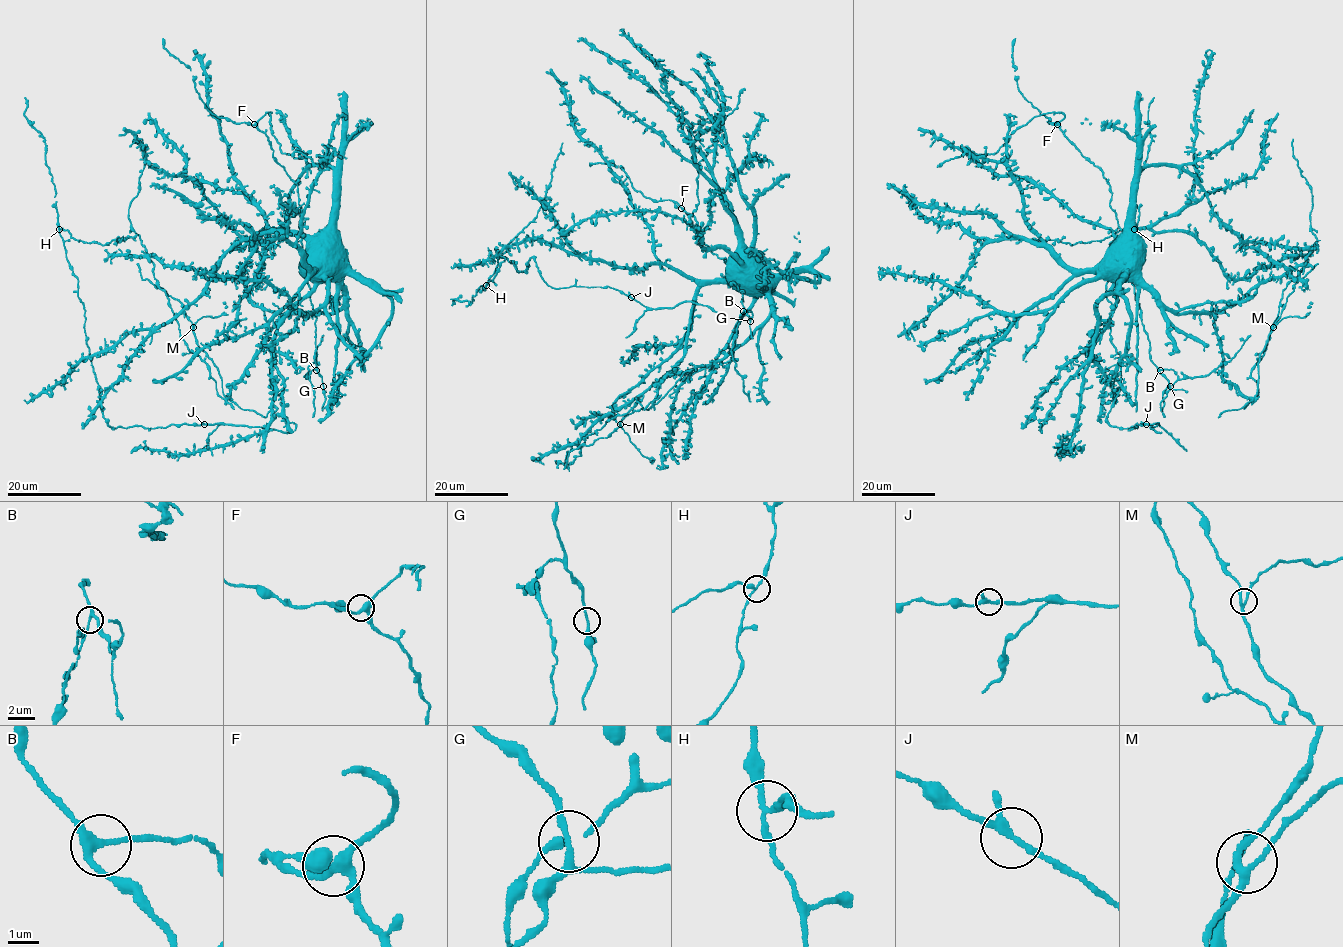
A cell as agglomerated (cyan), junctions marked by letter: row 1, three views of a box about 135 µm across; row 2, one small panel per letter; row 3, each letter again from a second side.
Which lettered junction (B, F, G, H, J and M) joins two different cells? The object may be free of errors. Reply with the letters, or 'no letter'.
H

